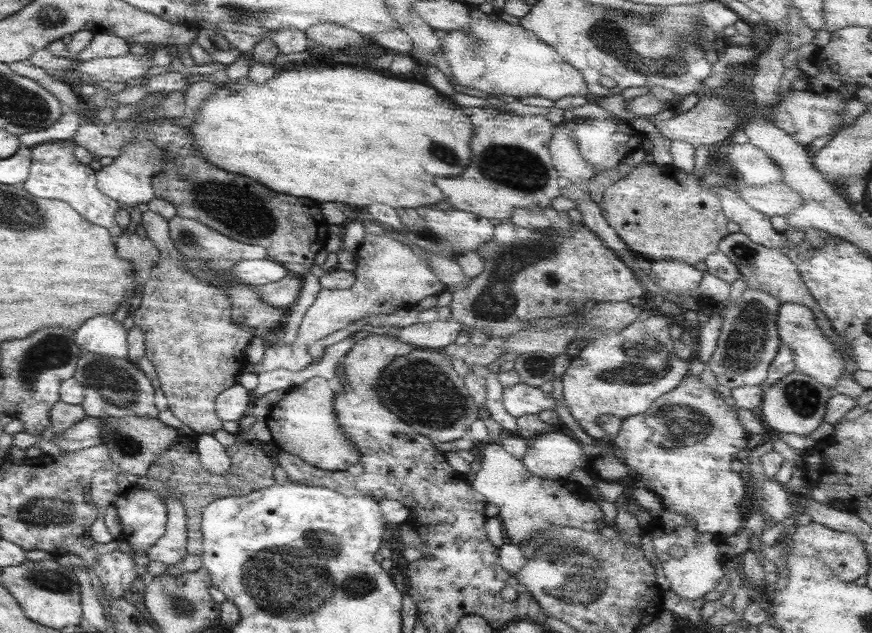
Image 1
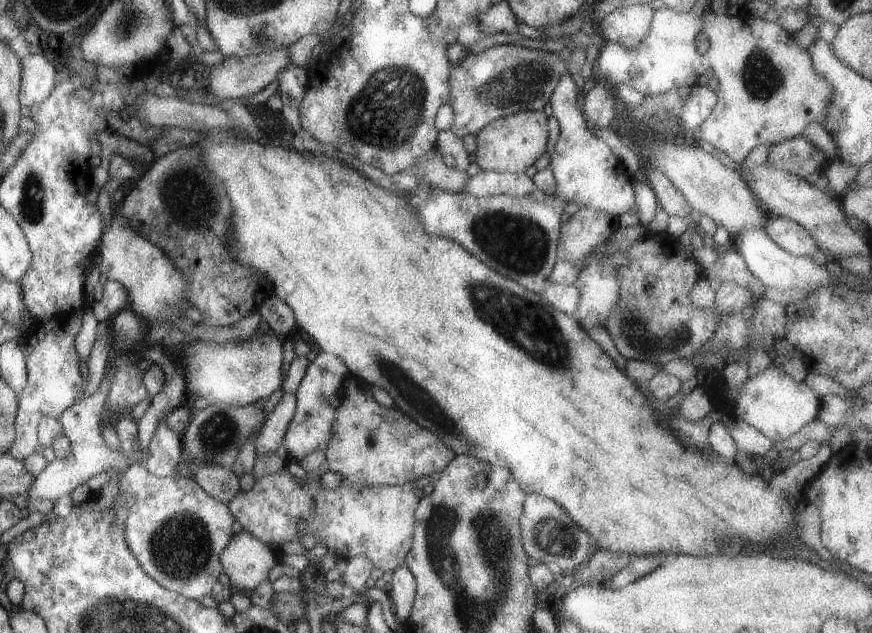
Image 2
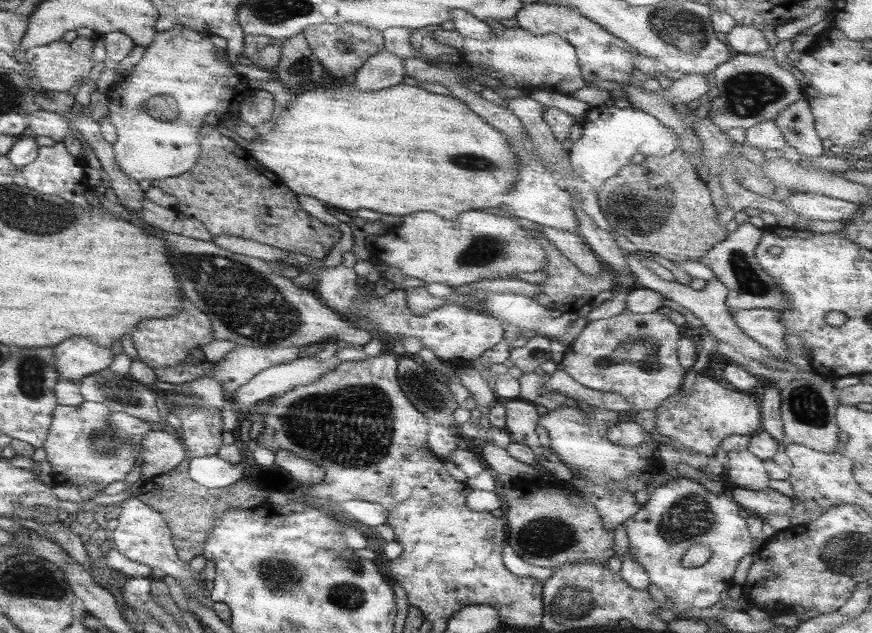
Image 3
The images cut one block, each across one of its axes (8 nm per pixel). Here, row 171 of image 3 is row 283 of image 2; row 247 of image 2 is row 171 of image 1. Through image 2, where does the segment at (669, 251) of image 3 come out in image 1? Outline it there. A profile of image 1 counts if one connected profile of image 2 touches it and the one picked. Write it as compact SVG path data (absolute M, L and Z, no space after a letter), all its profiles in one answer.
M654 162L636 165L604 190L600 209L606 222L617 231L627 248L640 259L650 261L680 260L695 266L706 261L708 254L716 251L720 241L729 234L726 229L729 220L720 206L716 187L703 187L700 179L692 173L680 171L675 165L658 165Z

